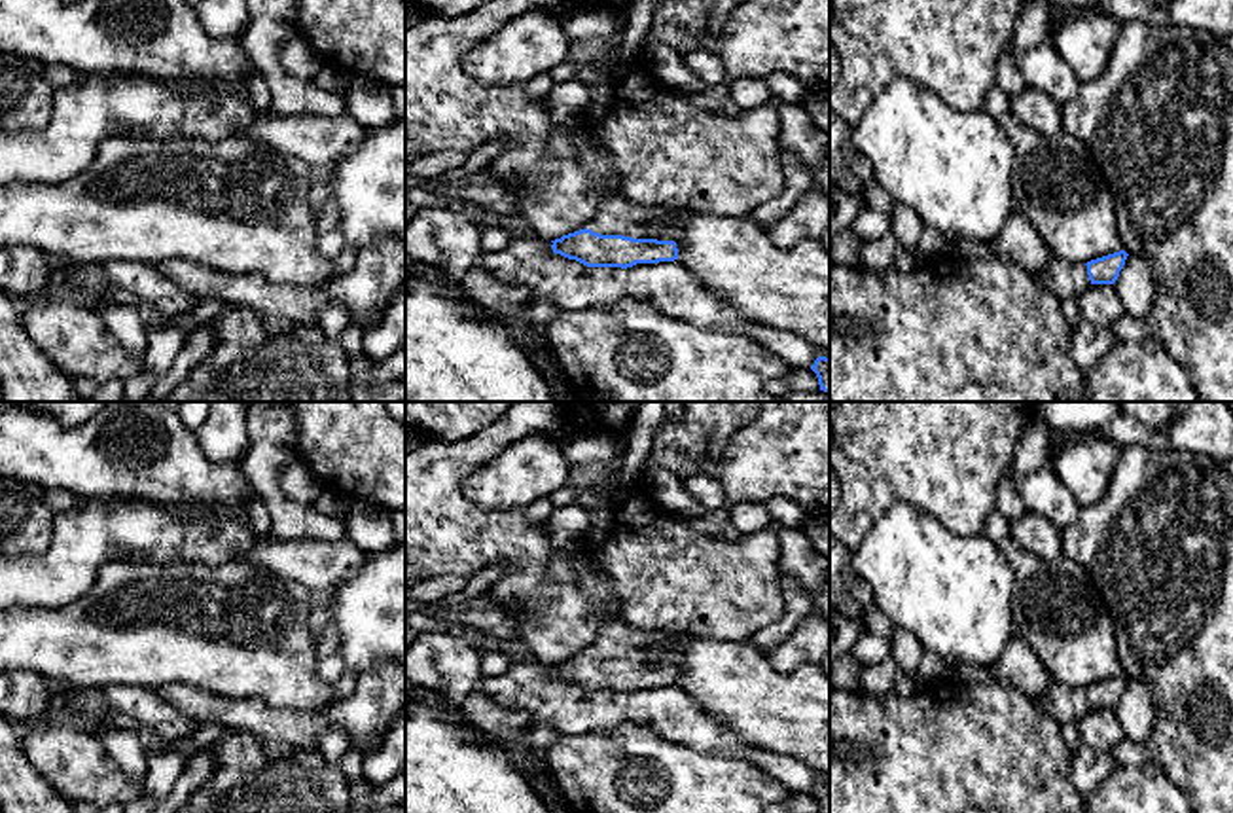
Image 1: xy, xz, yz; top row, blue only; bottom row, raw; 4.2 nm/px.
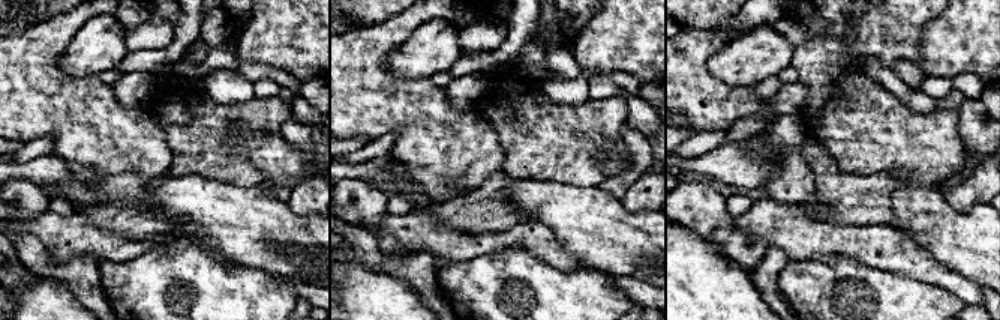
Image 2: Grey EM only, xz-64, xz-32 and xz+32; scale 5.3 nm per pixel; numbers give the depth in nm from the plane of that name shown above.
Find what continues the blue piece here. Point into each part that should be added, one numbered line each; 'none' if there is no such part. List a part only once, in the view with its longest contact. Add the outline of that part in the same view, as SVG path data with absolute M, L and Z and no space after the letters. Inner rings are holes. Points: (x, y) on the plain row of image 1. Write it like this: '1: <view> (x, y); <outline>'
1: xz (616, 639); M621 616L602 622L597 639L587 654L600 659L623 659L633 663L667 663L678 665L678 656L650 658L650 648L659 641L684 641L693 637L684 631L646 631L627 623Z

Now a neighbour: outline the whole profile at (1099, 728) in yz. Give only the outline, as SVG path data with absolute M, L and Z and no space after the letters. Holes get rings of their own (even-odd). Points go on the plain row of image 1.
M1091 709L1076 722L1083 745L1095 750L1112 750L1125 739L1114 709Z

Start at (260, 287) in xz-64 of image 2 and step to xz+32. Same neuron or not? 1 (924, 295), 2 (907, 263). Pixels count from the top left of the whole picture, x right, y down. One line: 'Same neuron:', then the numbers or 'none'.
Same neuron: 1

